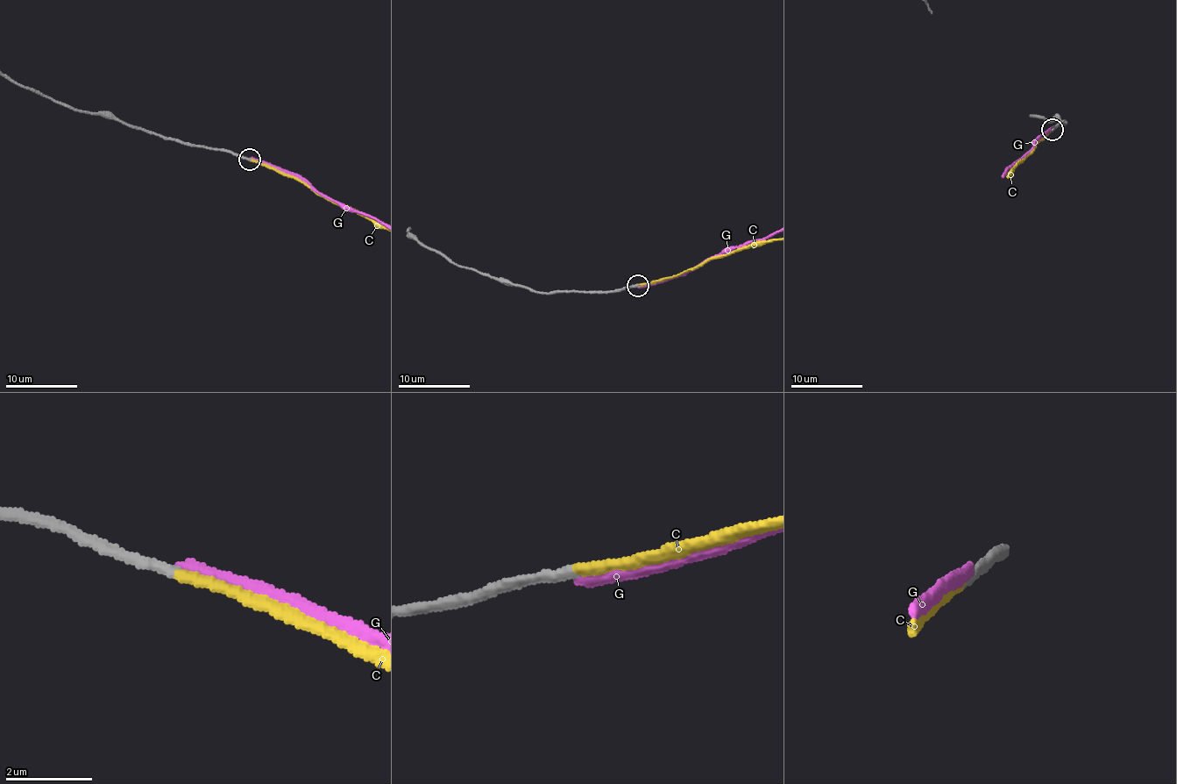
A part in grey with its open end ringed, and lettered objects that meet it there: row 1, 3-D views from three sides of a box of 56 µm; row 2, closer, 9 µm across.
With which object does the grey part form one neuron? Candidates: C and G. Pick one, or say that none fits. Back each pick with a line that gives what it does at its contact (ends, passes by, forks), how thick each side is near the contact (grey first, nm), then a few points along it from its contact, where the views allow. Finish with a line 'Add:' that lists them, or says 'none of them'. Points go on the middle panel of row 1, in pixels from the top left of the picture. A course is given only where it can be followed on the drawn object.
C: it ends; calibres 240 and 240 nm
Add: C

